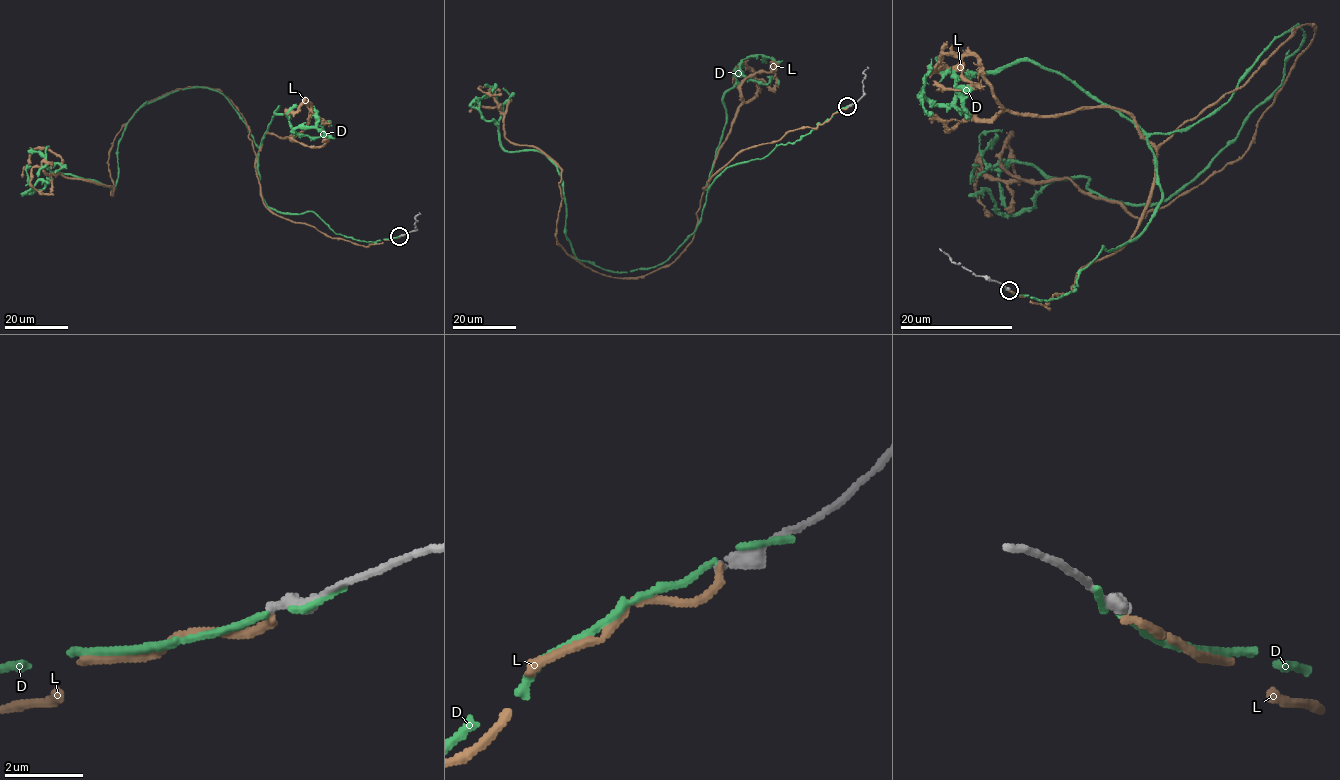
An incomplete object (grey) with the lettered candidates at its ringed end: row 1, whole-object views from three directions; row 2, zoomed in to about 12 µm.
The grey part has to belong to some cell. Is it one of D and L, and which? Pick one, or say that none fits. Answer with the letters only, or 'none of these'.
none of these

